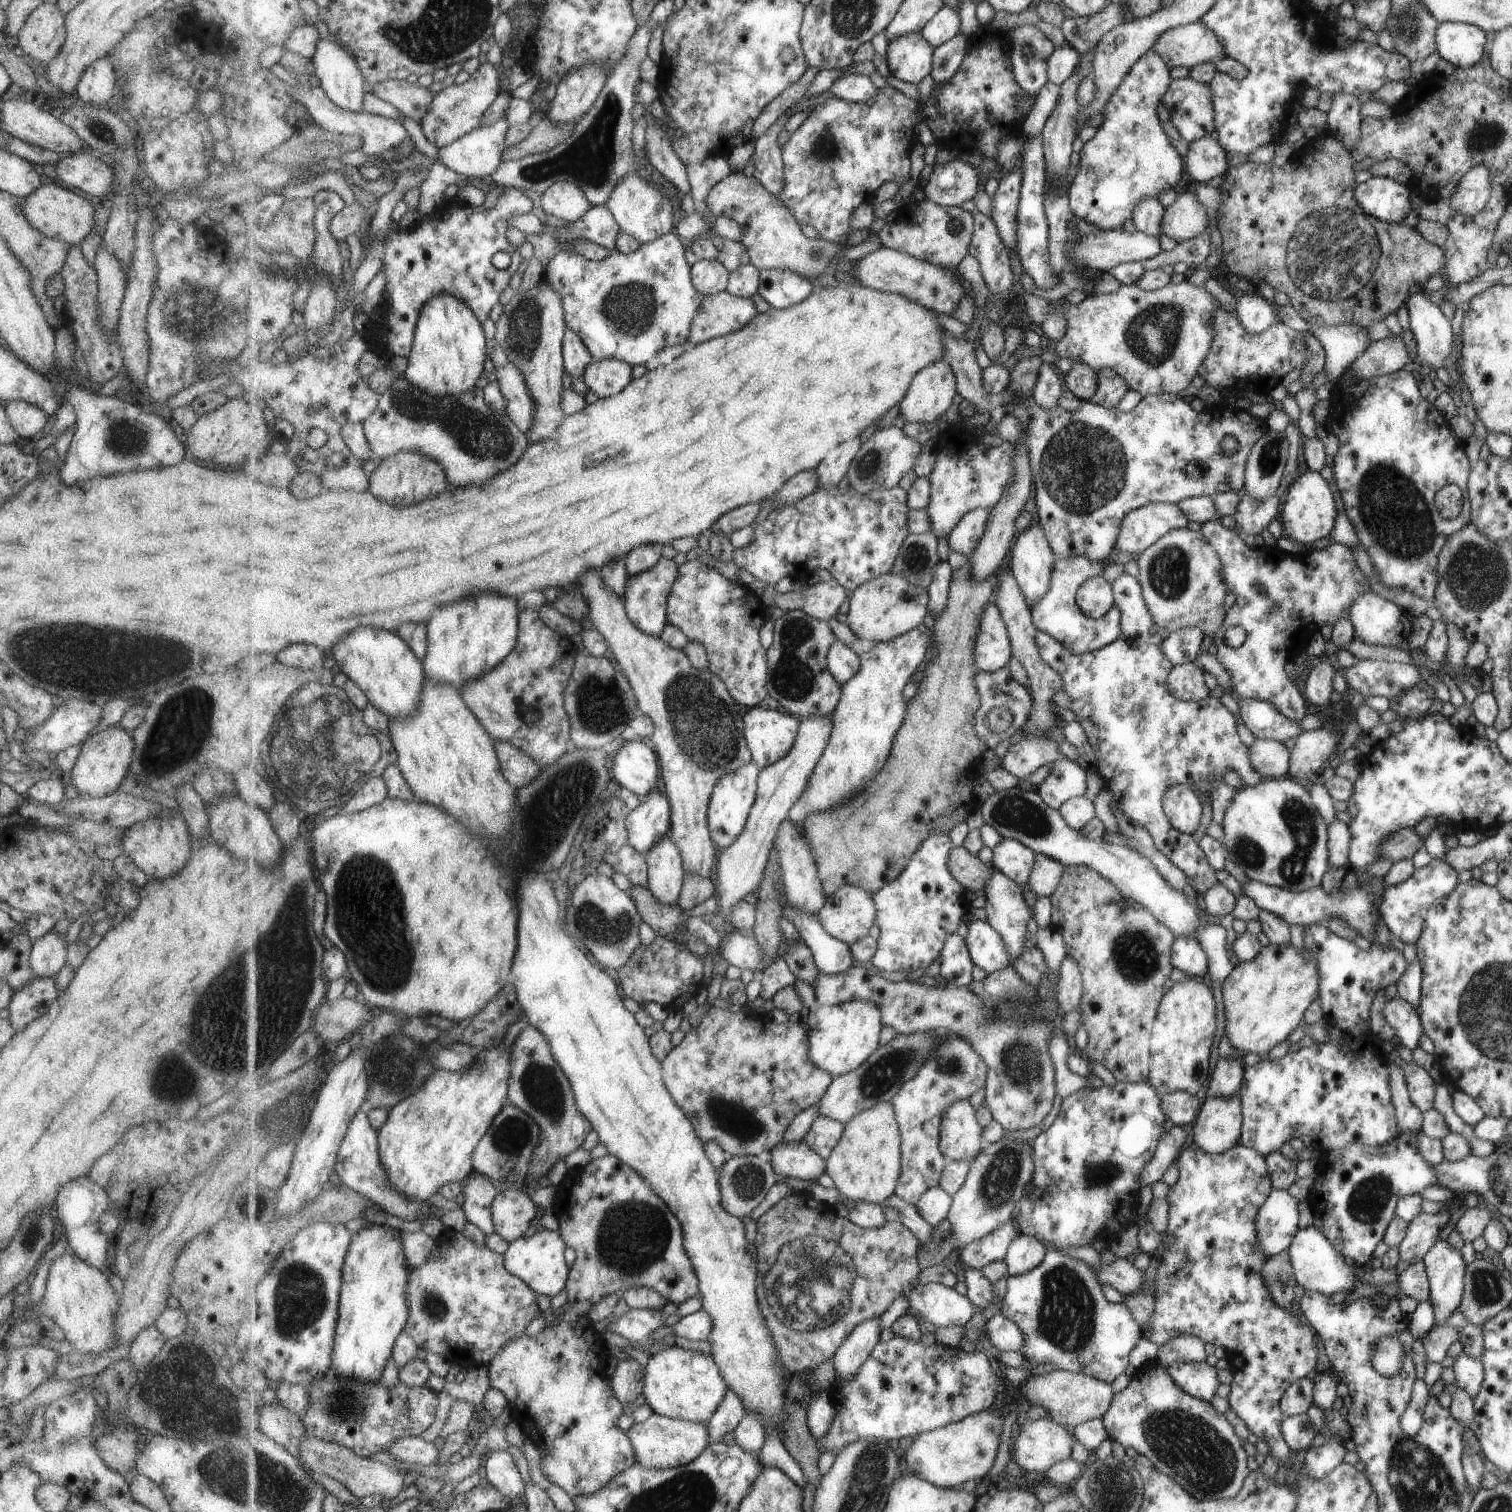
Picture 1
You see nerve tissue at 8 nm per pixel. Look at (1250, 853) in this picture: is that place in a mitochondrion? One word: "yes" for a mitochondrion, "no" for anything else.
yes

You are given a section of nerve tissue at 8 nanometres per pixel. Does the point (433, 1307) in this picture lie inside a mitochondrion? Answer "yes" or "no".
yes

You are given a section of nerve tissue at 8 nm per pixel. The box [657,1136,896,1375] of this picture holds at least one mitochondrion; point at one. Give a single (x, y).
(807, 1280)

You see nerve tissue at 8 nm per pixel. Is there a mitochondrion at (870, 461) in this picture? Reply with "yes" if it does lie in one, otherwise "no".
yes

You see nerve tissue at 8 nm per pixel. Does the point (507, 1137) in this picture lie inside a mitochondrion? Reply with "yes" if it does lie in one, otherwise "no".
yes

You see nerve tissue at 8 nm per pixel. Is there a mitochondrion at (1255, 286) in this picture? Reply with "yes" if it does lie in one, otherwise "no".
no

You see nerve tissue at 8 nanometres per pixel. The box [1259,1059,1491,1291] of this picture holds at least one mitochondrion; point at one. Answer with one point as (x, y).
(1368, 1200)

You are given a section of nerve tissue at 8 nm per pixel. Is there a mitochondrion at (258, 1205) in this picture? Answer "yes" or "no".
yes

